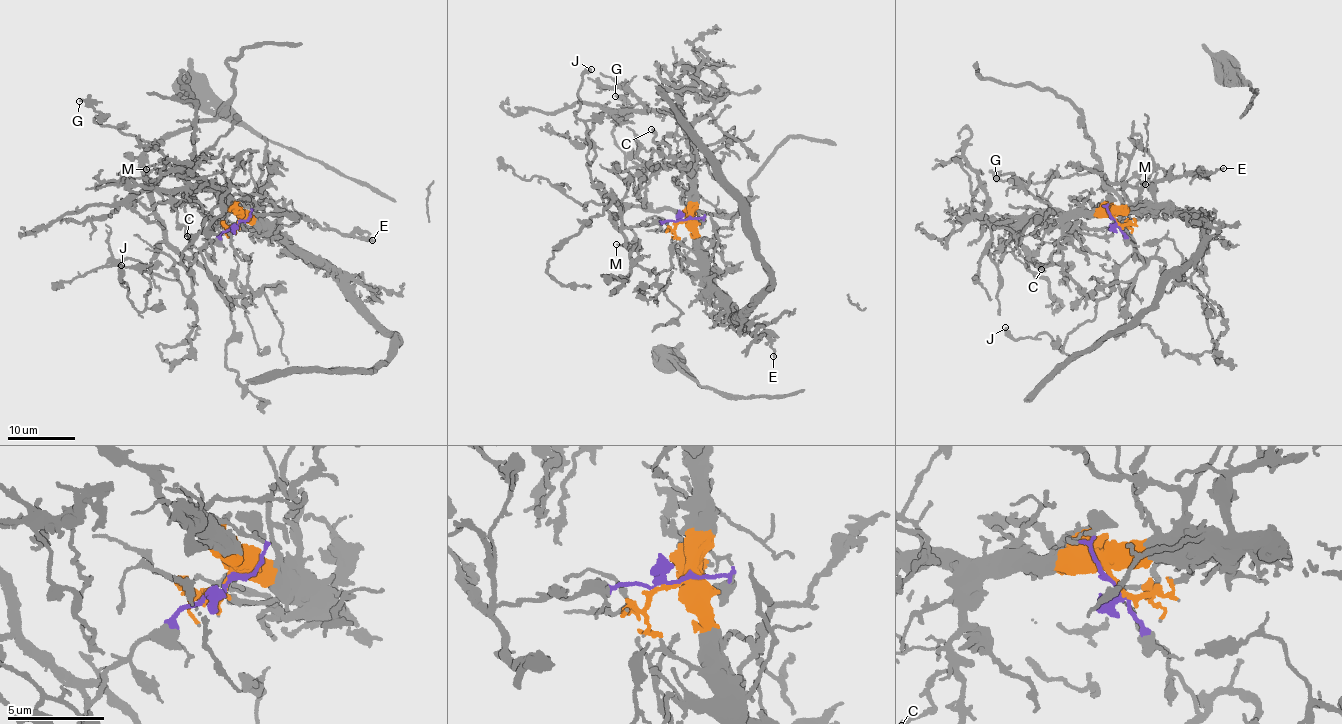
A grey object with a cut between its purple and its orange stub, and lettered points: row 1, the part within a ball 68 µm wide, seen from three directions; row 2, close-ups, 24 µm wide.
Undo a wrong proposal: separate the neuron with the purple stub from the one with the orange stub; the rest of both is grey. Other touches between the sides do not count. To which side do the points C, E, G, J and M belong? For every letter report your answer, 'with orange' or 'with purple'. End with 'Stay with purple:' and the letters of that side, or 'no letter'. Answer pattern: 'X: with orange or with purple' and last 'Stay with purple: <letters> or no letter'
C: with orange
E: with orange
G: with purple
J: with purple
M: with purple
Stay with purple: G, J, M

